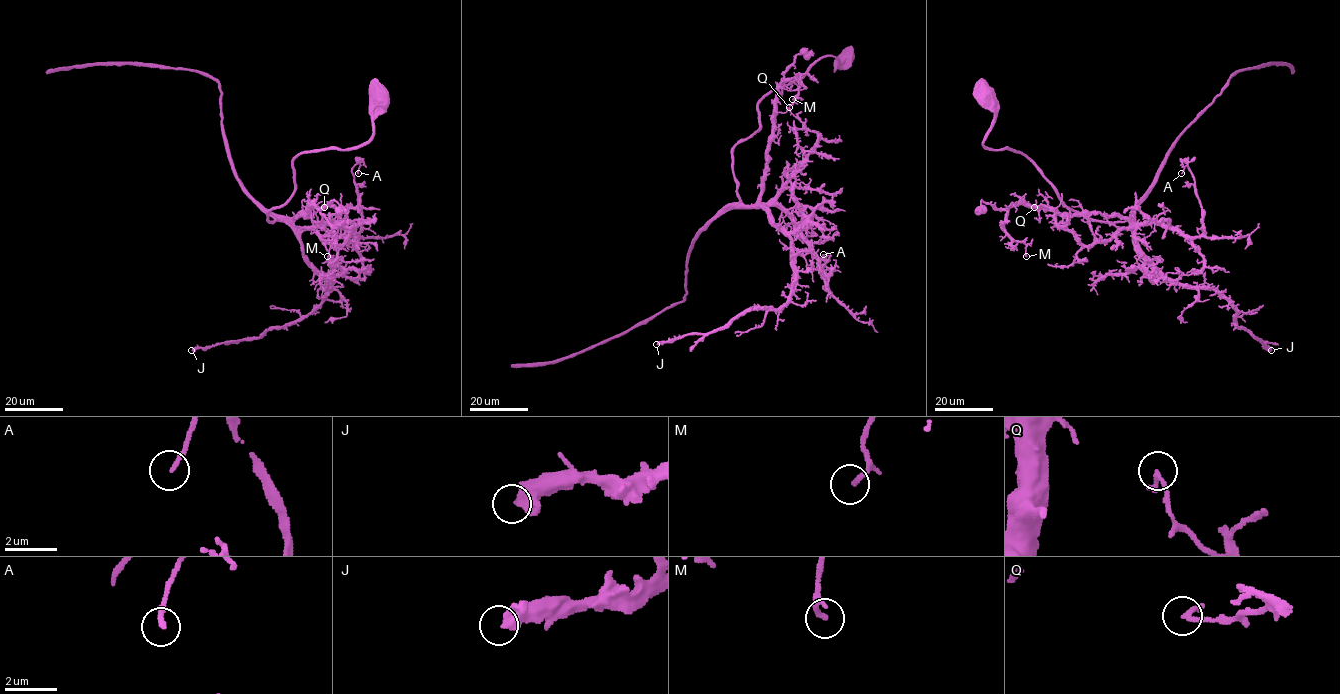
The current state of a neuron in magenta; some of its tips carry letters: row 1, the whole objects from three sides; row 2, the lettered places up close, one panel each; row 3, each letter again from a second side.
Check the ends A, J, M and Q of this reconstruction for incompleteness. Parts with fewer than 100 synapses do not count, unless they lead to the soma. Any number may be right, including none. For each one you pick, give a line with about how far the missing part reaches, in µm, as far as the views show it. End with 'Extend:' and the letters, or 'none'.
Extend: none

